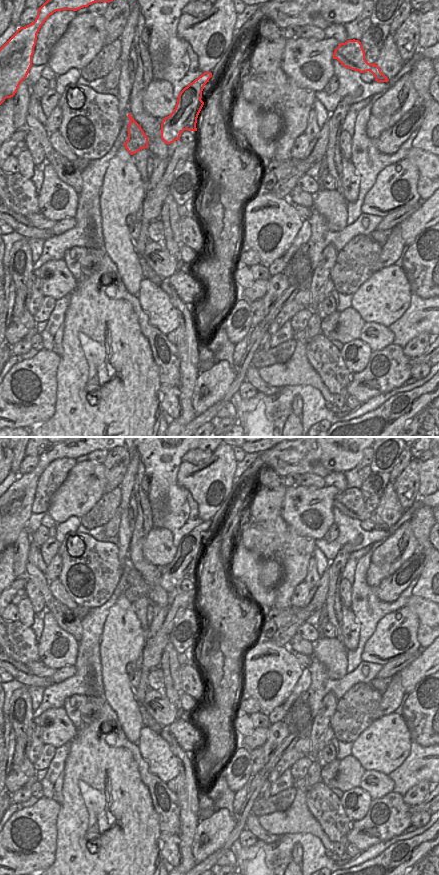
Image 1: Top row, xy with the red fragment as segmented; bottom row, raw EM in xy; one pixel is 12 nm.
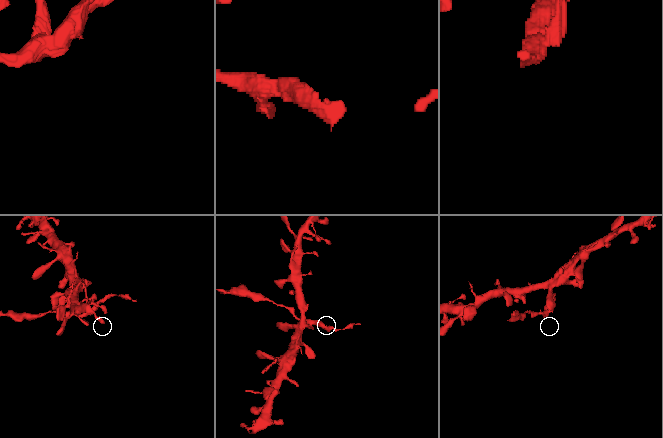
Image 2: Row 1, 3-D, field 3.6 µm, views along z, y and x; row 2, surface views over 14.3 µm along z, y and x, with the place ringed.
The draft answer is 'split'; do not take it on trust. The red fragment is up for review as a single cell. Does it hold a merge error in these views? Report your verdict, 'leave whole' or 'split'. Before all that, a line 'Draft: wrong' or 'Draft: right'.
Draft: right
split

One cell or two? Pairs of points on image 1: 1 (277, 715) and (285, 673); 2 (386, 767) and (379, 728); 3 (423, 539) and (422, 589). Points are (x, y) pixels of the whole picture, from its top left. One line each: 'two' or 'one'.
1: two
2: one
3: one

